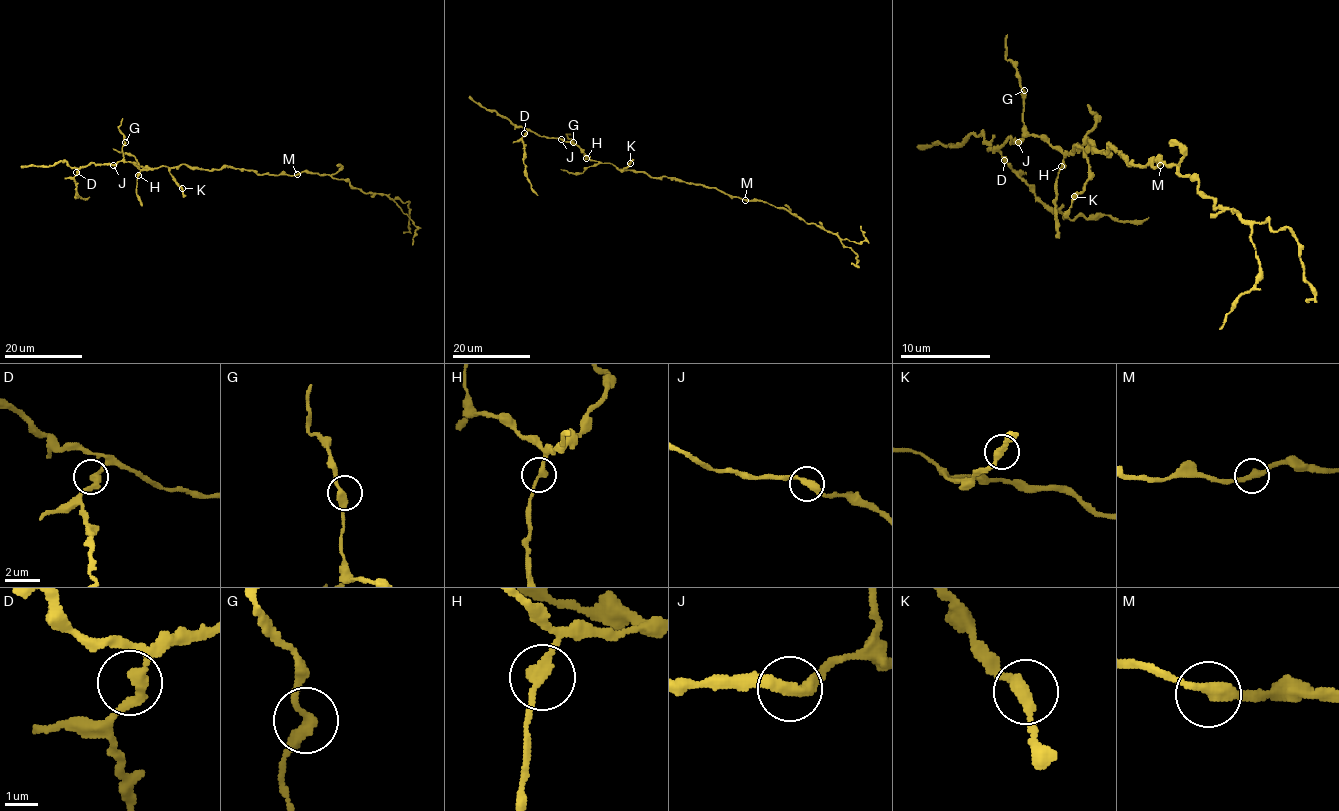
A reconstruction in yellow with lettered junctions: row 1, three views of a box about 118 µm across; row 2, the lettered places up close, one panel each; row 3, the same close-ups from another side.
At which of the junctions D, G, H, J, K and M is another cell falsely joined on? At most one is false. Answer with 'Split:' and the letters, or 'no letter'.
Split: H

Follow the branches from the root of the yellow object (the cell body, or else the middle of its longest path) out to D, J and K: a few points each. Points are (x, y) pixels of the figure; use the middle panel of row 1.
D: (674, 180), (653, 178), (643, 172), (590, 160), (576, 145), (529, 130), (524, 133)
J: (674, 180), (653, 178), (643, 172), (590, 160), (576, 145), (561, 139)
K: (674, 180), (649, 177), (632, 169), (617, 169), (630, 163)

